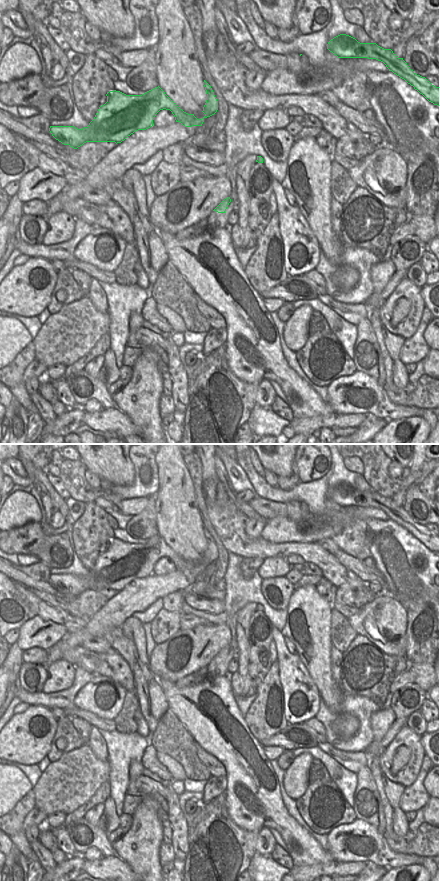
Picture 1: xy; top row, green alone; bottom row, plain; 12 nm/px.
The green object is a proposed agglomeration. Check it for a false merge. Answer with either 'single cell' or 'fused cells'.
single cell

